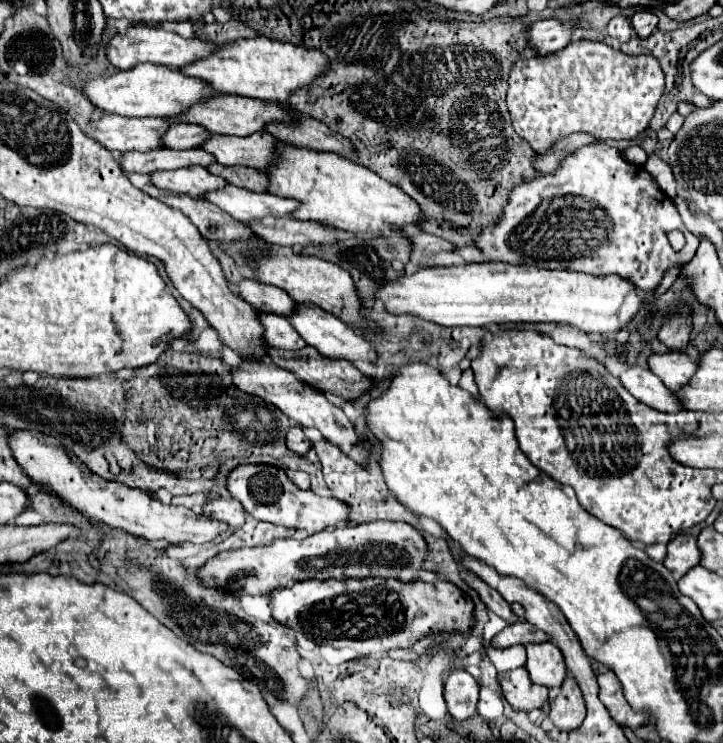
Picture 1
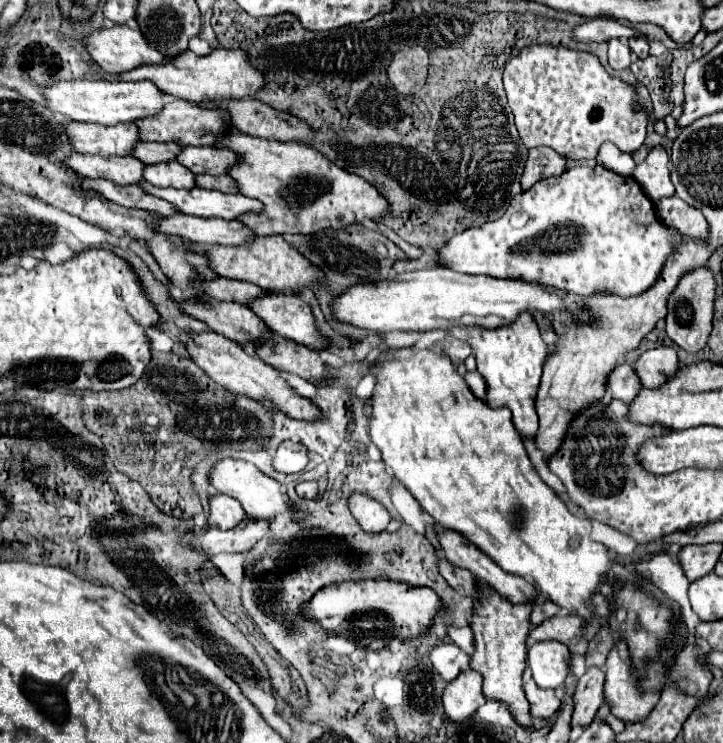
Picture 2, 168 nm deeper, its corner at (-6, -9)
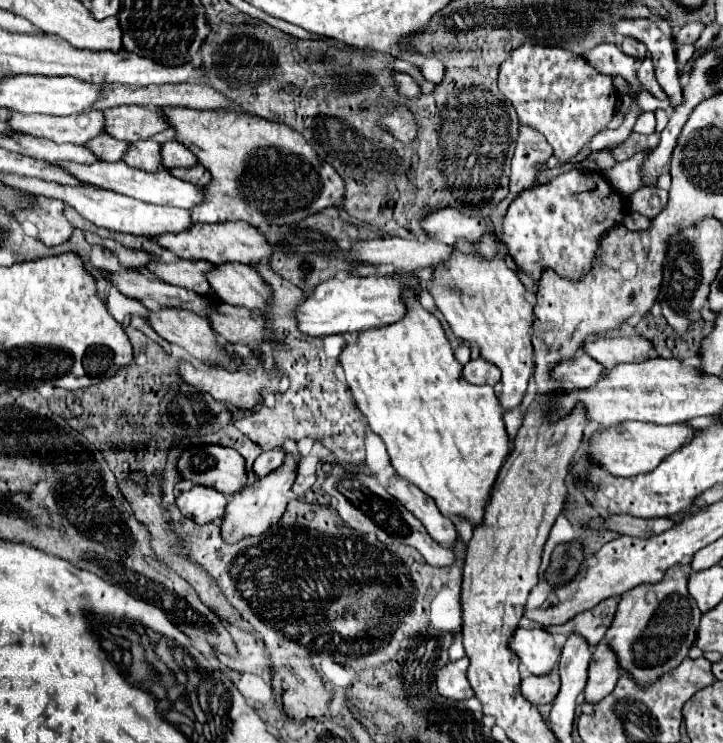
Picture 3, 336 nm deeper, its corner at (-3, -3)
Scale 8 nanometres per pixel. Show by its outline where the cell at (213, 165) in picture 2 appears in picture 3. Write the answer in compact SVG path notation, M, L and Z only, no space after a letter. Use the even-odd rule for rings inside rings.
M164 142L162 144L162 158L164 158L164 166L168 168L192 168L198 166L196 164L196 156L182 146L182 142Z

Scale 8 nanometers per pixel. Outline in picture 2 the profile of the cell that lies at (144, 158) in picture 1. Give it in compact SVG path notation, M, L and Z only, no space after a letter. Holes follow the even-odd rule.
M73 152L65 160L67 168L81 176L91 178L107 178L115 180L115 184L135 184L135 180L143 180L143 162L133 156L91 156Z

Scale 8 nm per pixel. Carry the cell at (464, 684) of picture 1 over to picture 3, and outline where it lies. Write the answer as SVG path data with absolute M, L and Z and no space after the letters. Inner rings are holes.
M464 656L458 662L450 662L436 674L438 692L448 700L468 700L474 696L474 690L466 678L468 672L468 658Z

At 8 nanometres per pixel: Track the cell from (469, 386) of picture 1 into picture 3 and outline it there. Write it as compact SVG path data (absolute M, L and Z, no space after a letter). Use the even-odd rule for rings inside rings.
M482 358L470 360L470 362L464 366L464 372L462 372L462 374L464 374L466 382L472 382L472 384L476 384L476 386L484 386L484 384L494 386L494 384L500 380L500 370L498 370L494 364L482 360Z

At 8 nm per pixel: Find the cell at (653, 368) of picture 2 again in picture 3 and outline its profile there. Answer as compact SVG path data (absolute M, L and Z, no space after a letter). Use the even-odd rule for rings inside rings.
M630 336L630 338L590 338L584 344L586 354L590 354L600 364L618 366L618 364L632 364L632 362L646 362L654 352L654 344L644 336Z

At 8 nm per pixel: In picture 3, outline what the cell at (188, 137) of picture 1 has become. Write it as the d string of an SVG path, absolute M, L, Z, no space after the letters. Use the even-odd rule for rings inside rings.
M102 134L100 138L94 138L92 142L86 144L100 160L104 162L118 162L122 160L122 156L128 152L130 142L124 140L116 140L110 134Z

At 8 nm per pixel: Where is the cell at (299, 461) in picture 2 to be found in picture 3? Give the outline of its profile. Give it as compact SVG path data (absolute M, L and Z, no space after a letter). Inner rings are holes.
M272 448L268 452L262 452L256 458L256 462L254 462L252 468L254 468L254 472L258 476L268 476L272 470L278 470L278 466L282 466L284 458L286 458L286 452L282 448Z

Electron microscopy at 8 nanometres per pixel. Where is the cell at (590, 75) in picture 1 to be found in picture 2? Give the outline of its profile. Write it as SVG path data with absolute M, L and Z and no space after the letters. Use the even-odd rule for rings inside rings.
M545 44L525 46L517 56L513 56L503 68L503 86L507 94L509 108L515 116L515 126L521 134L521 140L527 148L549 146L559 156L569 160L593 160L603 142L613 142L621 152L635 152L647 132L647 112L635 112L631 104L635 102L635 92L611 76L599 62L599 58L591 52L579 52L571 48L555 48Z

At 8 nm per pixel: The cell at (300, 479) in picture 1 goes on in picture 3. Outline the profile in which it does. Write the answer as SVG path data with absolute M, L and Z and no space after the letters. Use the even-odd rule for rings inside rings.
M298 476L296 478L296 482L294 482L294 486L292 486L292 492L296 494L296 496L304 496L310 488L312 488L312 484L316 482L316 476L308 476L308 478L304 478L304 476Z

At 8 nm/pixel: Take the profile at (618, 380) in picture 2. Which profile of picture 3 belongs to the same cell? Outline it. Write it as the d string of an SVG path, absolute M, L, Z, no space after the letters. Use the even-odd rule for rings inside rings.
M580 352L570 362L562 362L560 366L556 366L554 378L560 382L570 382L578 388L588 388L600 380L600 374L604 374L604 370L606 368L600 366L600 362L596 364L594 358L588 358L588 354Z

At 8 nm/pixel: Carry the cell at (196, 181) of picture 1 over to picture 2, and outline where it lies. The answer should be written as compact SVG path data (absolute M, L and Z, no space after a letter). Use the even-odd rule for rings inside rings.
M177 160L169 162L157 162L149 164L143 170L143 178L147 178L151 184L159 188L193 188L195 186L195 176L193 172L187 172Z

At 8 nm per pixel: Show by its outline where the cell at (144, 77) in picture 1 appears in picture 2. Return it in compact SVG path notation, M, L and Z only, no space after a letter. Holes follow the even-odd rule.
M69 80L59 82L43 90L45 104L51 112L59 112L75 122L97 122L97 124L121 124L133 122L143 116L151 116L163 108L163 92L155 84L143 82L107 82L107 80Z

